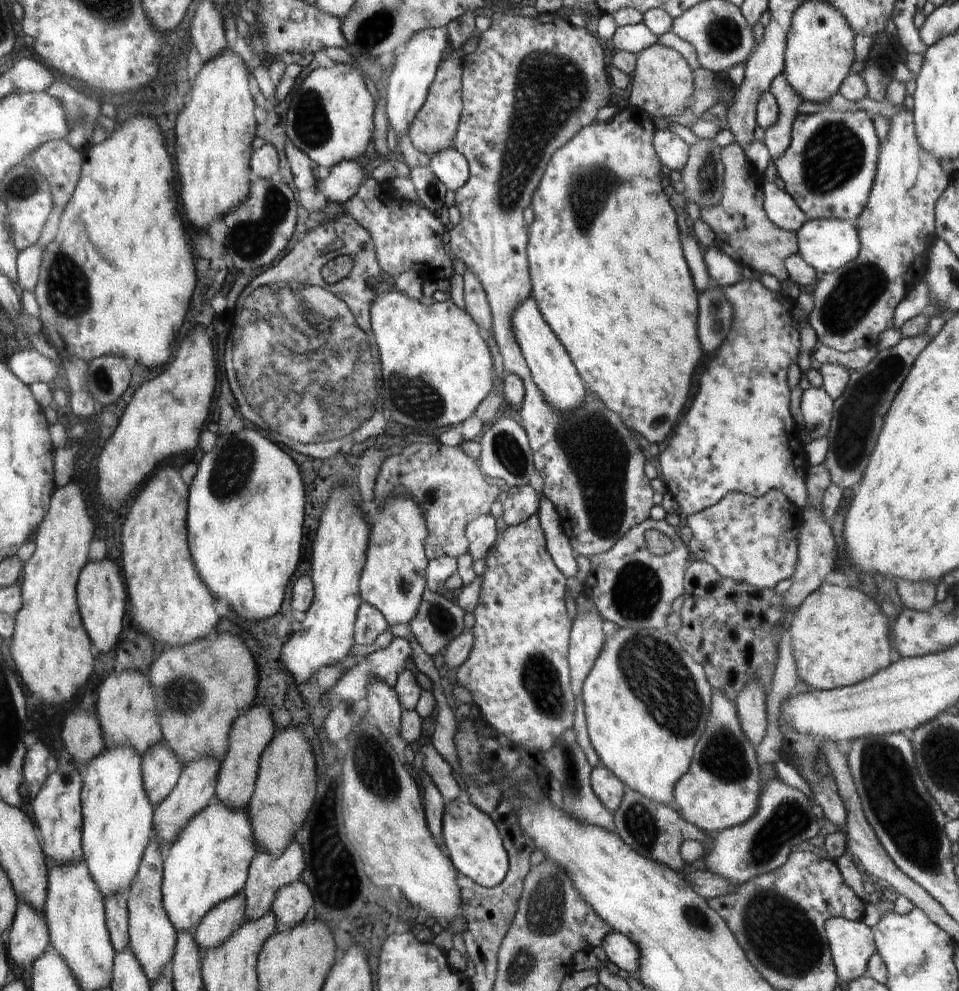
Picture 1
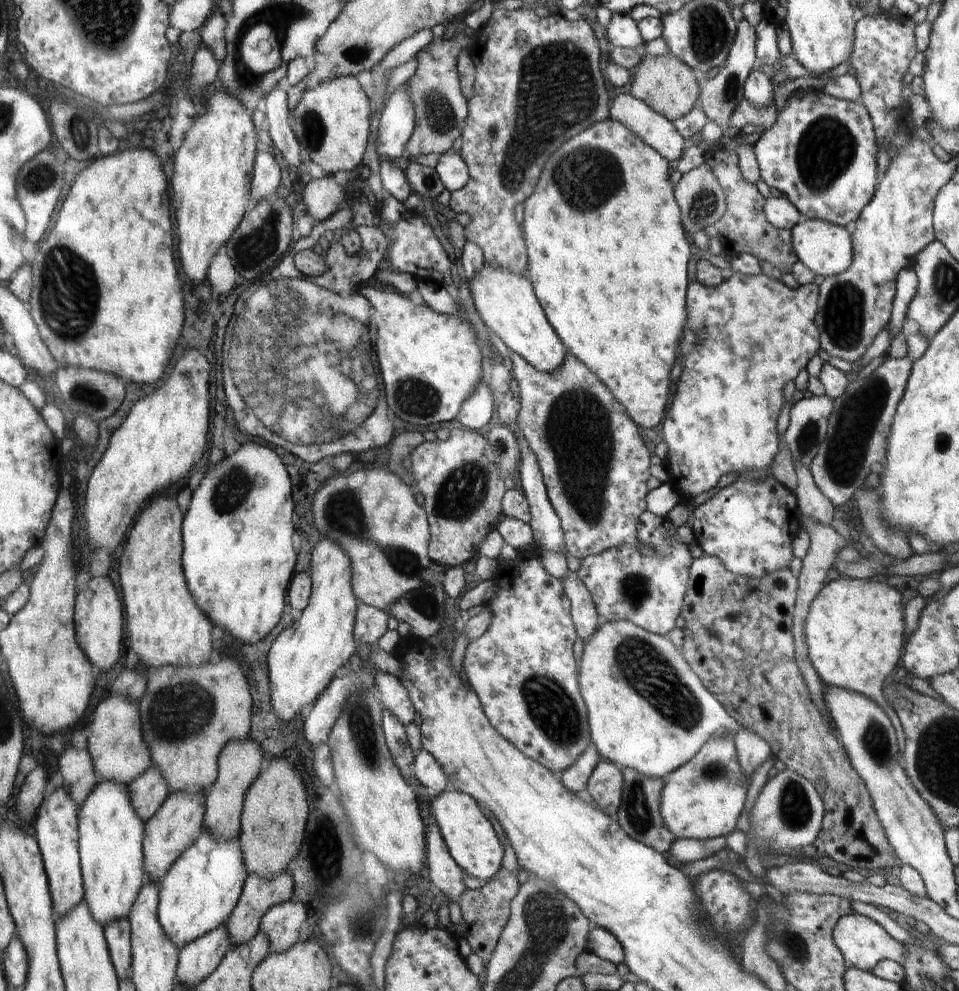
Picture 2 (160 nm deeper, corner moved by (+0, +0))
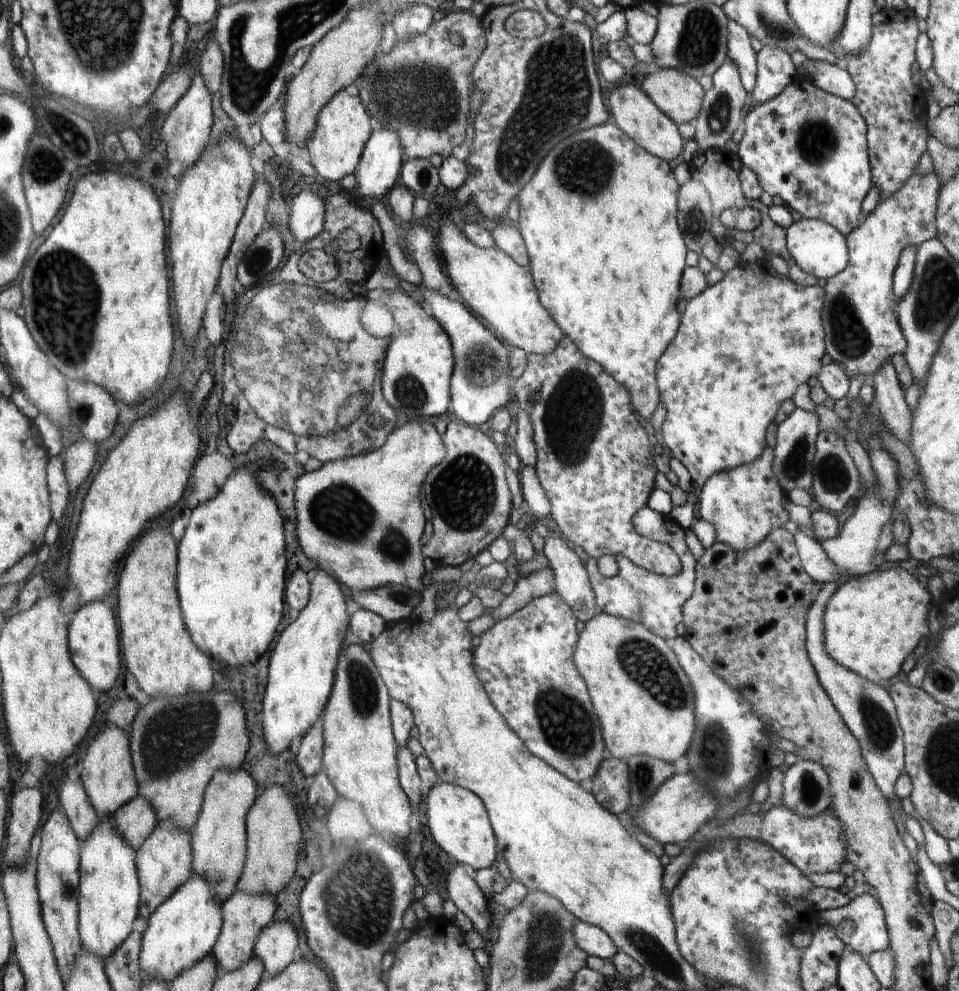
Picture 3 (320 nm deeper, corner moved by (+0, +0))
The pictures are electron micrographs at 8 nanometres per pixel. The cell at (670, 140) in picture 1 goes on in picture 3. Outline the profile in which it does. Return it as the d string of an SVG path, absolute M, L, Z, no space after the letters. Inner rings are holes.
M632 83L616 86L608 96L608 104L612 122L650 154L669 162L682 153L684 140L678 132L678 125L672 122L641 88Z

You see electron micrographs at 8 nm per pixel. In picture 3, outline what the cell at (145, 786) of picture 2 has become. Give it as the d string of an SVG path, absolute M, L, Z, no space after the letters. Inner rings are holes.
M138 794L130 803L111 814L111 824L115 825L116 830L130 842L136 852L158 826L158 817L150 801Z

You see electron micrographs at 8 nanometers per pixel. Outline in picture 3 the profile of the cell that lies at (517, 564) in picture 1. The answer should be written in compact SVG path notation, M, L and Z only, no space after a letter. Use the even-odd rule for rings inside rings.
M557 592L537 598L480 635L480 643L473 652L473 662L490 702L506 718L508 726L520 736L526 748L560 774L578 783L593 778L606 755L606 748L598 715L594 714L591 698L586 692L586 684L572 662L579 637L576 621L572 607Z

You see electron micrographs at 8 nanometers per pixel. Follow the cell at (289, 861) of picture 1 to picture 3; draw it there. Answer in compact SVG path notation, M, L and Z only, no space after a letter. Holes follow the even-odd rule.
M237 890L236 894L228 897L223 902L222 934L220 934L212 952L217 962L218 975L231 973L242 968L253 957L258 935L263 928L269 927L274 922L277 908L276 897L268 893L265 895L252 895Z

